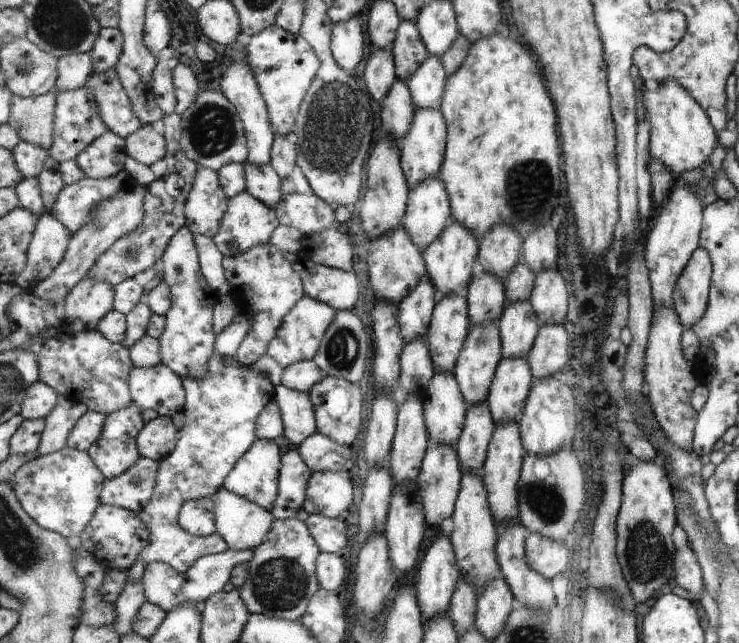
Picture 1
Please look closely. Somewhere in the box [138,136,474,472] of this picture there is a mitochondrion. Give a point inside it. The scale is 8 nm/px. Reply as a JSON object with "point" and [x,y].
{"point":[341,351]}

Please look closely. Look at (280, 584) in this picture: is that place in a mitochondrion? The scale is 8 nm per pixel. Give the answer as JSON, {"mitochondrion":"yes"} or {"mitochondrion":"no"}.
{"mitochondrion":"yes"}

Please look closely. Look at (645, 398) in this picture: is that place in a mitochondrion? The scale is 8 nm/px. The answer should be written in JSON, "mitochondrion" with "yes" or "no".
{"mitochondrion":"no"}

